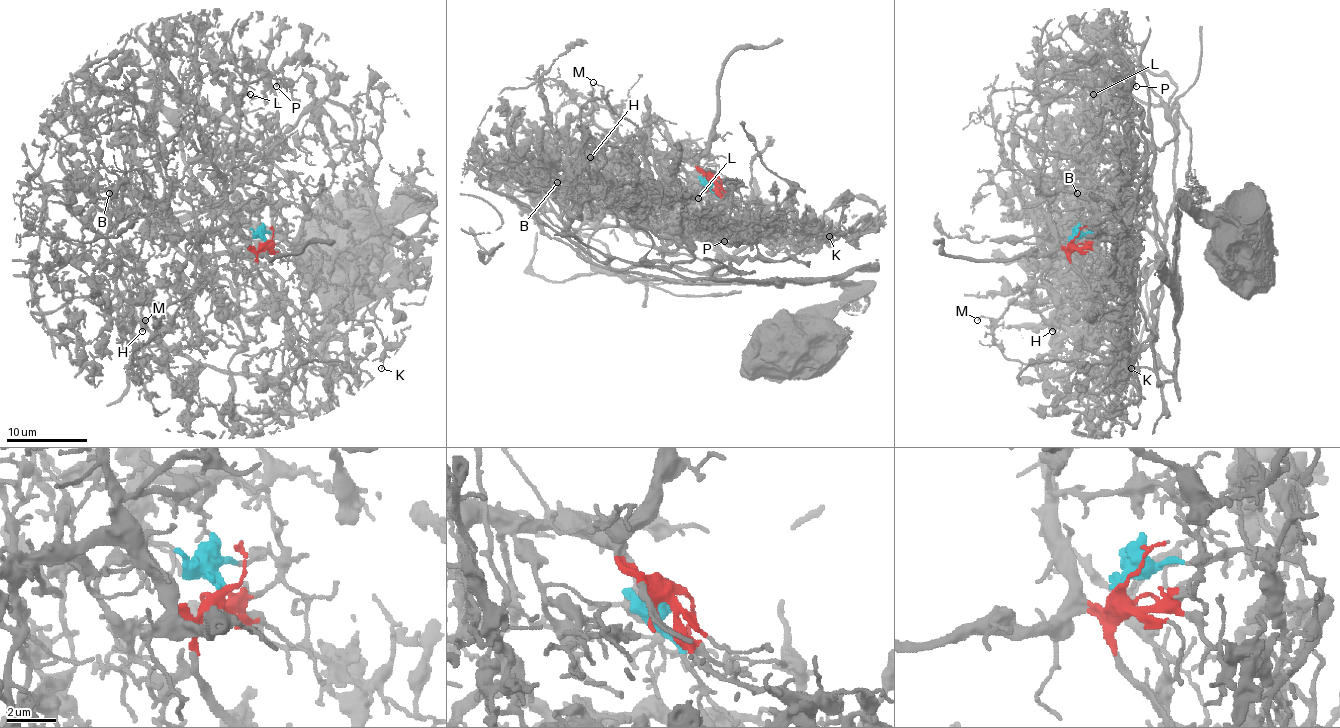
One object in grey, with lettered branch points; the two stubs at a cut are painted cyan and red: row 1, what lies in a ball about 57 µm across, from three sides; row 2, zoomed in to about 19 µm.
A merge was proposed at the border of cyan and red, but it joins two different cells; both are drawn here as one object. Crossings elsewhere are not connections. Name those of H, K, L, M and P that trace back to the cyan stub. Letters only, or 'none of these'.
K, P

